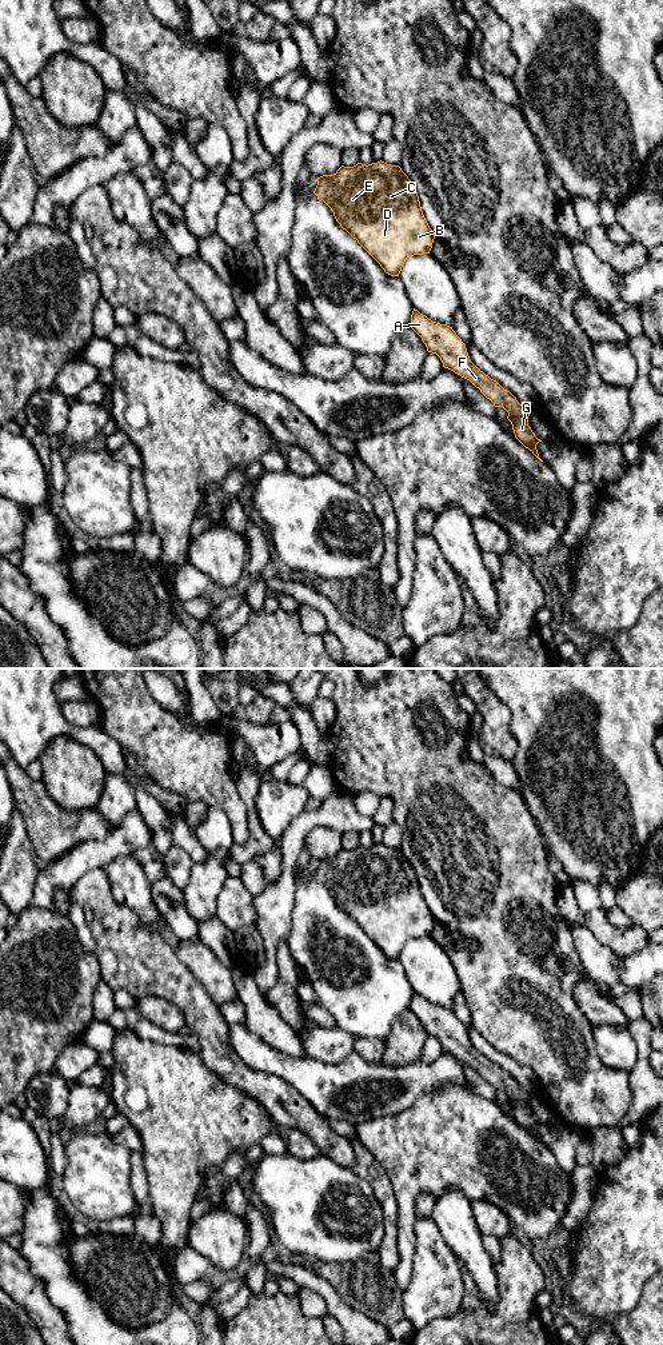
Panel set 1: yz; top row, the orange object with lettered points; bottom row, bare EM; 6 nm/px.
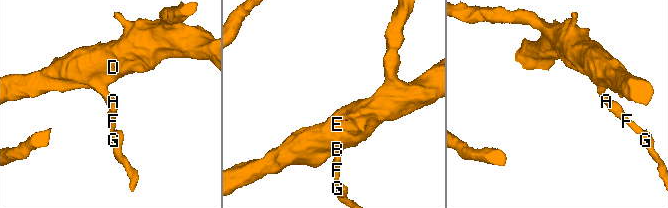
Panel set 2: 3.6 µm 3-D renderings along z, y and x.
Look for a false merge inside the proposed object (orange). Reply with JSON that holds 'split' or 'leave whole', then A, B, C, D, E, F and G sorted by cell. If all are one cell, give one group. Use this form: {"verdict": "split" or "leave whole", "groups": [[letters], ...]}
{"verdict": "leave whole", "groups": [["A", "B", "C", "D", "E", "F", "G"]]}

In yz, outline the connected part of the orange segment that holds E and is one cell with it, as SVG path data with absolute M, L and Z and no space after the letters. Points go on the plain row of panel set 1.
M384 845L372 847L358 846L354 850L342 849L334 858L317 861L313 877L334 895L336 905L380 947L386 957L399 959L407 941L430 937L435 917L430 911L419 885L418 875L399 849Z

